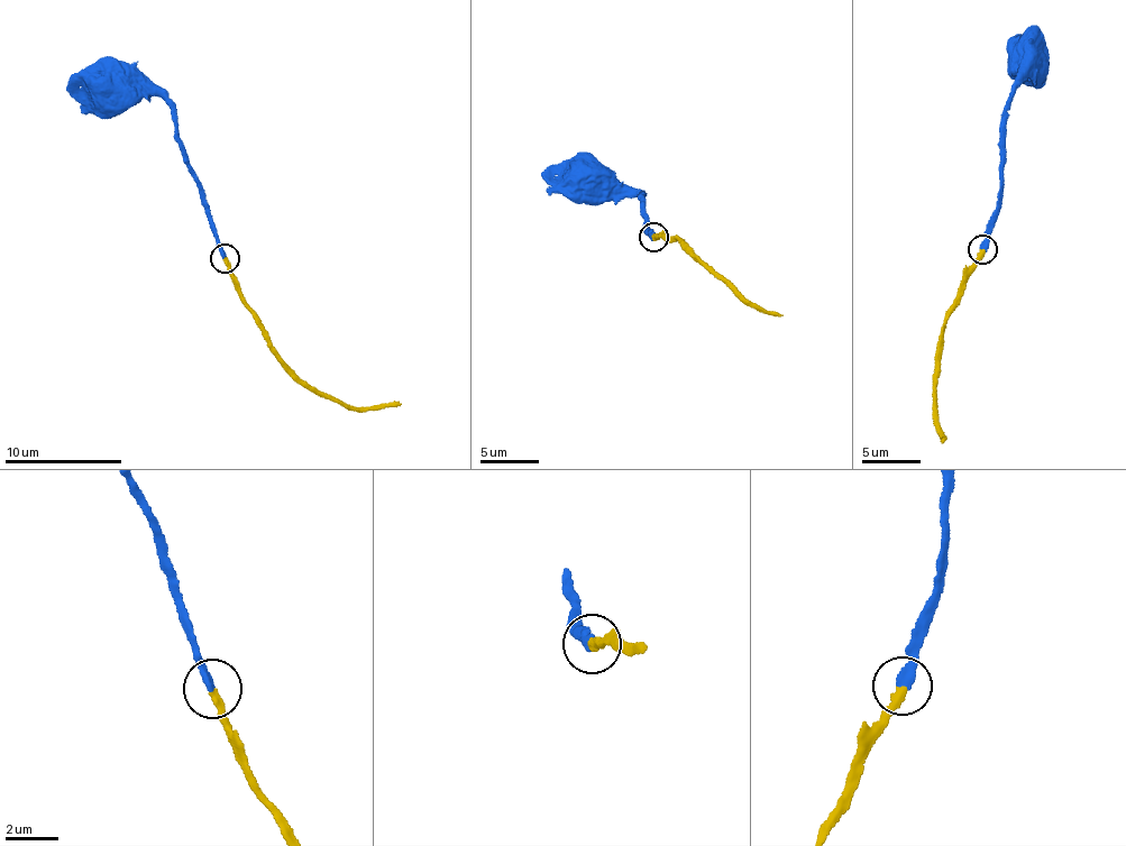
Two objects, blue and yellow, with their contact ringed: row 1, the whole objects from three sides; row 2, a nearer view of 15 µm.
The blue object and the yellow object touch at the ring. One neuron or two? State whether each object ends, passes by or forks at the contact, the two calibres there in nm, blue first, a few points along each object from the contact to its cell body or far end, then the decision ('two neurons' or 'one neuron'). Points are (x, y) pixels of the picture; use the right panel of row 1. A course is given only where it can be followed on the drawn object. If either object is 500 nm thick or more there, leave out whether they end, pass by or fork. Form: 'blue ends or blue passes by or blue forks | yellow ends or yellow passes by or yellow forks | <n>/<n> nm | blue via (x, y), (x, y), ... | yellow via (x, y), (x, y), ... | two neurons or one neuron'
blue ends | yellow ends | 340/280 nm | blue via (981, 249), (999, 205), (1009, 98), (1026, 57) | yellow via (981, 249), (946, 318), (933, 378), (933, 405), (941, 441) | one neuron

